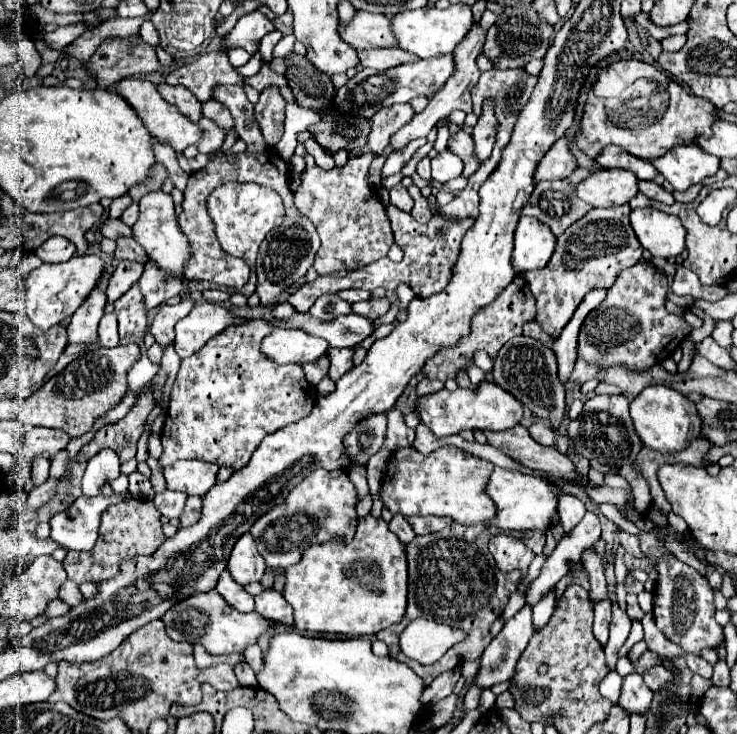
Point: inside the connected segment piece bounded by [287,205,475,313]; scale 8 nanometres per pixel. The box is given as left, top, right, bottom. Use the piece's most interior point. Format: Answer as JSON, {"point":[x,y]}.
{"point":[426,268]}

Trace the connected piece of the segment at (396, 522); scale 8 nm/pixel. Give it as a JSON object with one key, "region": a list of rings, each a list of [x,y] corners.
{"region":[[[395,515],[395,517],[393,517],[393,521],[389,523],[389,529],[399,537],[399,541],[401,541],[403,545],[407,545],[409,541],[413,541],[413,537],[415,537],[411,525],[409,525],[407,519],[401,517],[401,515]]]}

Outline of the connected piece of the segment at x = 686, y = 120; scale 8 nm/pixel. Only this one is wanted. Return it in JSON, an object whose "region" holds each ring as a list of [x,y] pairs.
{"region":[[[621,59],[599,71],[589,91],[589,99],[583,107],[579,131],[575,133],[575,145],[579,147],[579,151],[595,159],[605,169],[629,169],[637,175],[637,179],[647,181],[657,177],[657,169],[645,159],[661,157],[675,145],[693,143],[697,133],[711,131],[711,123],[715,119],[717,117],[713,103],[703,97],[691,95],[687,89],[683,89],[677,81],[667,77],[657,67],[637,59]]]}

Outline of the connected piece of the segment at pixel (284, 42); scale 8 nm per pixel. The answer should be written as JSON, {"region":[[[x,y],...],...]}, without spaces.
{"region":[[[293,34],[285,35],[274,47],[272,58],[284,58],[294,50],[296,37]]]}

